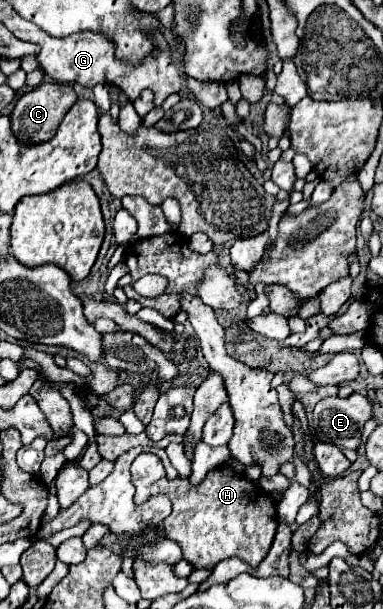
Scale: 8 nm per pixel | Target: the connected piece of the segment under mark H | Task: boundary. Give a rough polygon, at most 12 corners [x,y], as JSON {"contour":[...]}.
{"contour":[[159,457],[131,465],[137,503],[171,497],[163,521],[197,569],[255,565],[277,503],[221,465],[199,485],[167,481]]}

